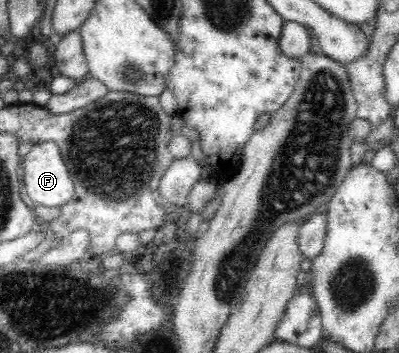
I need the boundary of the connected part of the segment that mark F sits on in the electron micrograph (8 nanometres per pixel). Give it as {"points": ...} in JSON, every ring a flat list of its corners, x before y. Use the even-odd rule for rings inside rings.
{"points":[[55,142,33,145,22,161,20,176,33,204,64,206,74,194,74,182]]}

